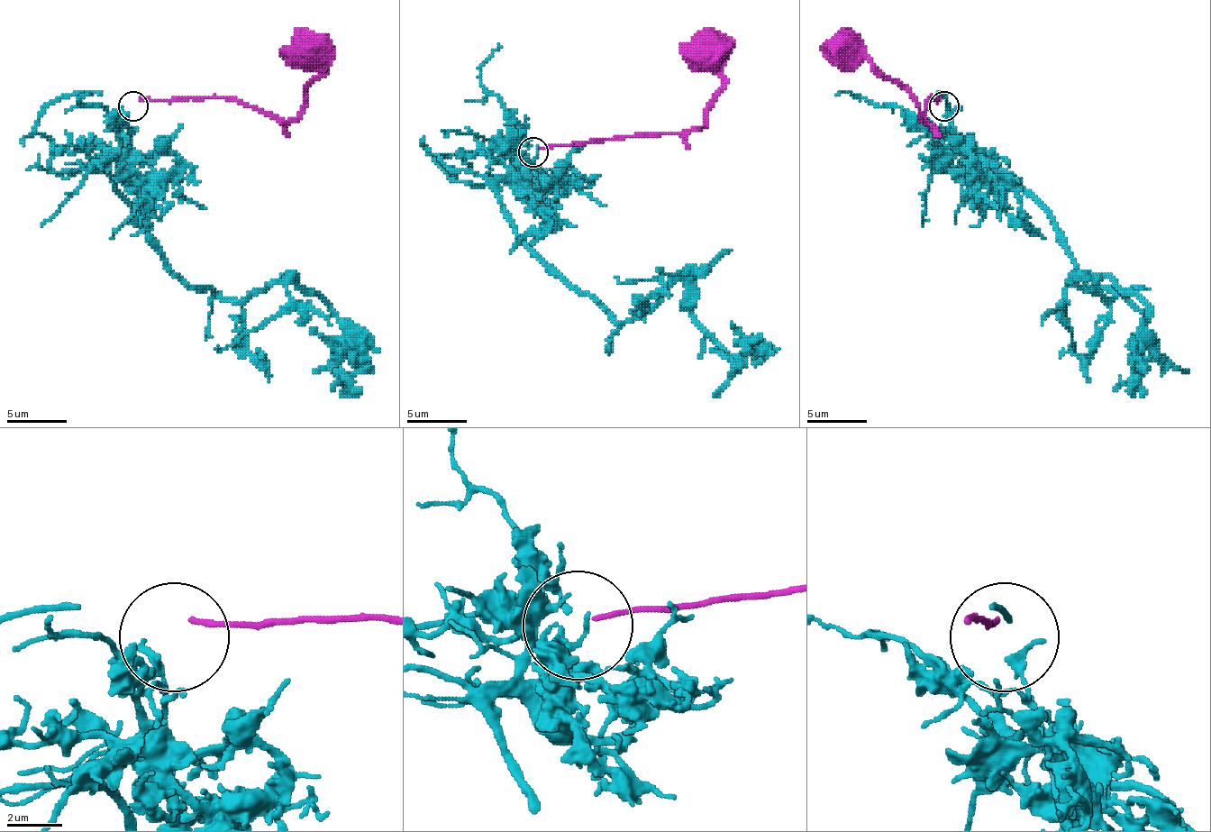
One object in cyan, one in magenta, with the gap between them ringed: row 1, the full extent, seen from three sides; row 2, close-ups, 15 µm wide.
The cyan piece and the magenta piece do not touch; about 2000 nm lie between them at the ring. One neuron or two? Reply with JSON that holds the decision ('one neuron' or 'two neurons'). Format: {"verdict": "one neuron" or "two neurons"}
{"verdict": "one neuron"}

